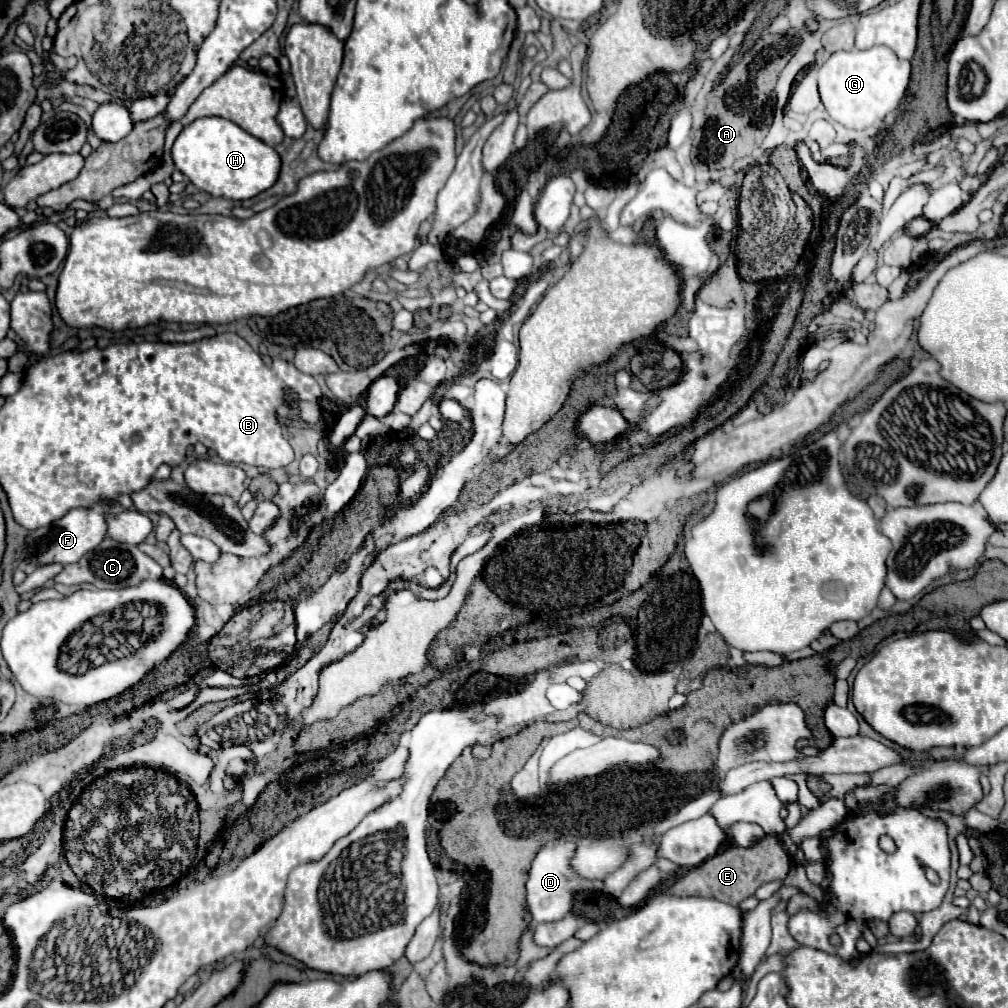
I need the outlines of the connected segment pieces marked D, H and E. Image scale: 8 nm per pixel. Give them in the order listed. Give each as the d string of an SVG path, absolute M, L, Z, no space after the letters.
M560 842L554 846L546 846L536 854L532 868L530 868L528 884L526 884L528 910L534 918L534 922L550 922L550 920L560 920L562 916L566 916L572 908L574 888L576 888L576 892L580 892L580 890L602 890L604 888L602 880L586 880L568 864L574 858L576 848L578 848L576 842Z
M200 118L194 124L186 124L172 146L172 160L198 190L236 202L254 198L274 186L282 166L276 148L226 118Z
M764 836L750 848L730 846L724 852L716 854L714 858L702 862L698 868L688 870L682 878L678 878L670 888L670 896L700 896L700 898L714 898L732 906L738 906L744 898L750 898L758 886L784 880L790 872L790 856L784 852L782 842L778 836Z

